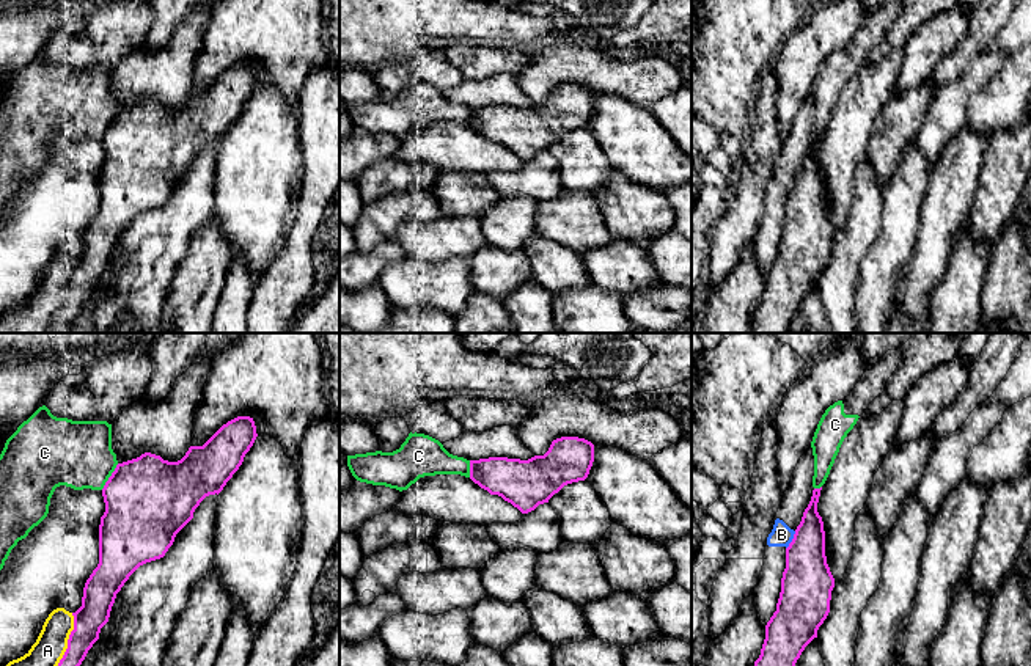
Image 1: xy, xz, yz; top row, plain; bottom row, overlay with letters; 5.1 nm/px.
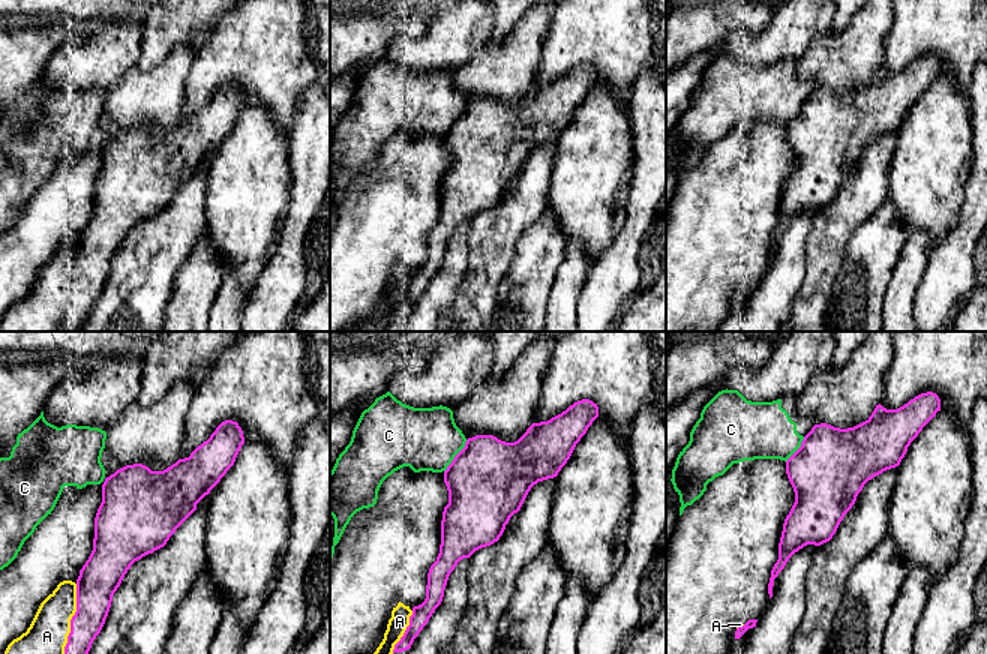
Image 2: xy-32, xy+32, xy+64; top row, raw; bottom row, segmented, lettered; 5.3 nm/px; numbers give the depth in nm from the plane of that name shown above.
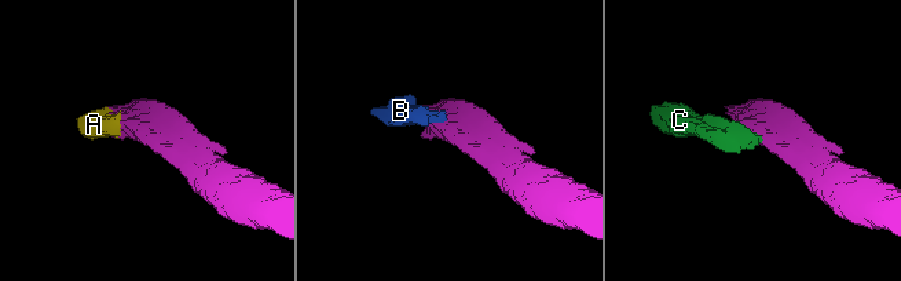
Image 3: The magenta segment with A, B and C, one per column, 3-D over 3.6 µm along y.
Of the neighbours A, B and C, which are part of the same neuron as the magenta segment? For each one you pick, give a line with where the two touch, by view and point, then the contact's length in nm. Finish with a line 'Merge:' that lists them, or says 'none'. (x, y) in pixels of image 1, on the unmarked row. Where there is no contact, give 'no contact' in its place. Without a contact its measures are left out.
A: contact xy (68, 292); length 340 nm
Merge: A

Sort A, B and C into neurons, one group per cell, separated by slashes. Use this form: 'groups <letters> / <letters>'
groups A / B / C

